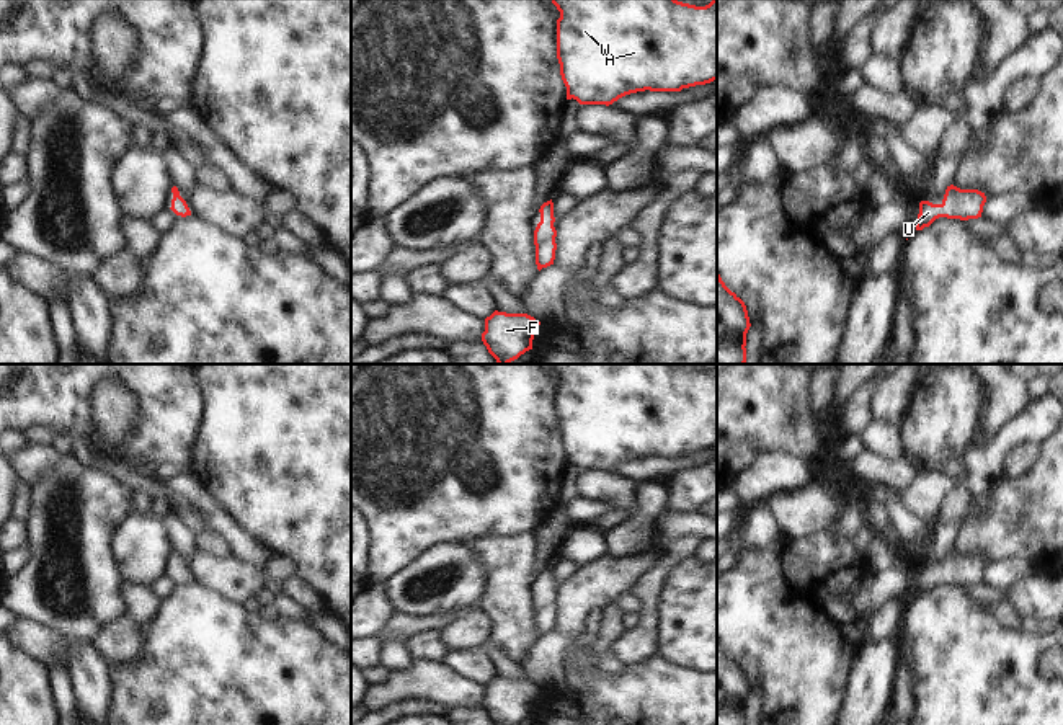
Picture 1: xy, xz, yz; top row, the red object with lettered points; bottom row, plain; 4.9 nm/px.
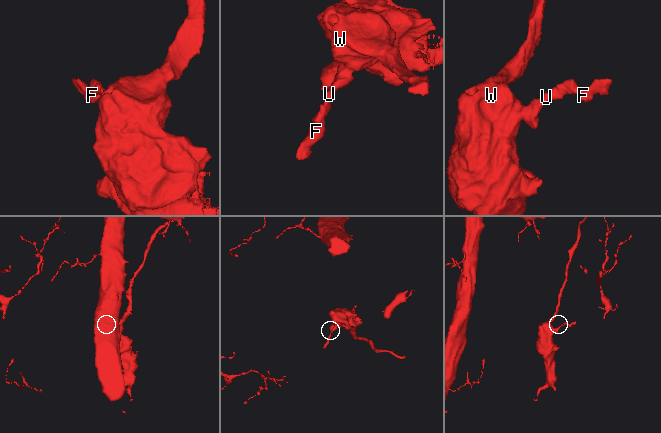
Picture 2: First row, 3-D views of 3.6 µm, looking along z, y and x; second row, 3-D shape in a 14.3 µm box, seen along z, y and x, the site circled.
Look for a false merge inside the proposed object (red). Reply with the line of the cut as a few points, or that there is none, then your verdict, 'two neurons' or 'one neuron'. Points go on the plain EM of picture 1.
no cut | one neuron

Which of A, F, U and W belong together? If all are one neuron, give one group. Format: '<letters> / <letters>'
A F U W

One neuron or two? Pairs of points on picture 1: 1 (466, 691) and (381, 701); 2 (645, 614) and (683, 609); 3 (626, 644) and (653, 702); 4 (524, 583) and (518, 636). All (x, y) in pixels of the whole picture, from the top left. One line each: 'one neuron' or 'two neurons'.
1: one neuron
2: two neurons
3: two neurons
4: one neuron

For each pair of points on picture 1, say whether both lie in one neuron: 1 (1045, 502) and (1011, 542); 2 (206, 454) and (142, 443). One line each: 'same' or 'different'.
1: same
2: different

